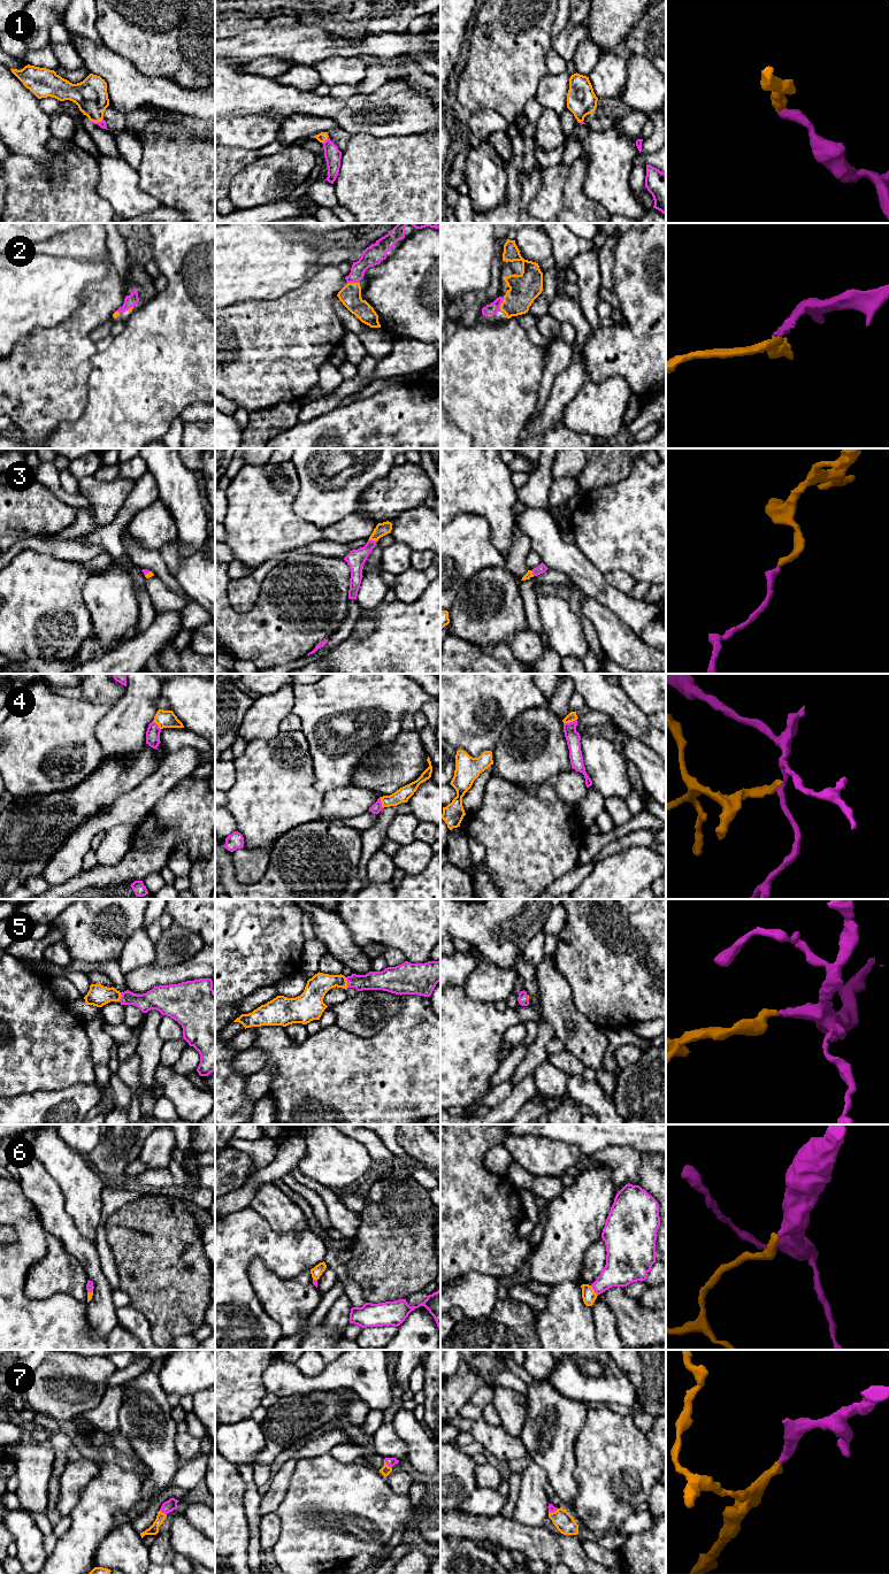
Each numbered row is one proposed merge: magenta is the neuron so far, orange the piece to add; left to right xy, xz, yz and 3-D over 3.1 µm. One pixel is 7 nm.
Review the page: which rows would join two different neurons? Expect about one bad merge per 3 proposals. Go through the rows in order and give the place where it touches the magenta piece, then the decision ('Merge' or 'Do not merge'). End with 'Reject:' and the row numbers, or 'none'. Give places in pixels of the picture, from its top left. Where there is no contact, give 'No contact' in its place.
1: Touches magenta at xz (327, 139). Merge
2: Touches magenta at yz (500, 304). Merge
3: Touches magenta at xz (372, 540). Merge
4: Touches magenta at yz (569, 722). Do not merge
5: Touches magenta at xz (347, 982). Merge
6: Touches magenta at yz (594, 1289). Merge
7: Touches magenta at xz (386, 1464). Merge
Reject: 4

